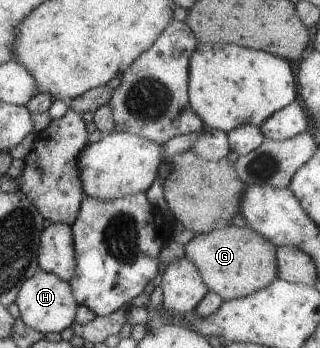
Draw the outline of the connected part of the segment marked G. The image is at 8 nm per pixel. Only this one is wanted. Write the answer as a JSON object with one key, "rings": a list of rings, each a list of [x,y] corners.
{"rings":[[[227,224],[225,227],[214,229],[208,234],[199,234],[192,238],[185,248],[185,255],[196,265],[210,291],[219,294],[223,301],[244,298],[278,278],[277,246],[250,227],[240,227]]]}

